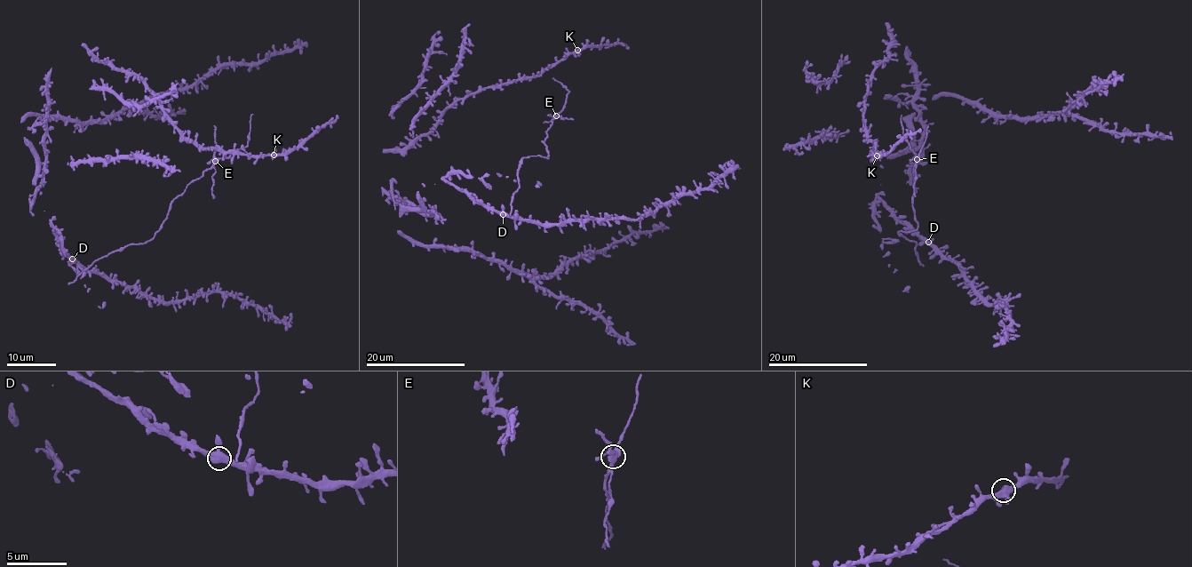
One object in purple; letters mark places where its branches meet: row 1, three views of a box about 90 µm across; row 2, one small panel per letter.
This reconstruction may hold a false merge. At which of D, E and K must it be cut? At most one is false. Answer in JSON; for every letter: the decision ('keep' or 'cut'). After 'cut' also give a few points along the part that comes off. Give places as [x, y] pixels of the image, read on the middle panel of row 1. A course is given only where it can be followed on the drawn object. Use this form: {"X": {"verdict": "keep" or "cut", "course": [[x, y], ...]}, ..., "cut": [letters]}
{"D": {"verdict": "keep"}, "E": {"verdict": "cut", "course": [[556, 115], [561, 115], [560, 119], [573, 118]]}, "K": {"verdict": "keep"}, "cut": ["E"]}

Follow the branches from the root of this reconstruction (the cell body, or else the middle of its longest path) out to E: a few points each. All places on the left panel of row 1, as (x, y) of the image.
E: (66, 251), (83, 271), (127, 245), (150, 241), (165, 219), (169, 205), (215, 161)

